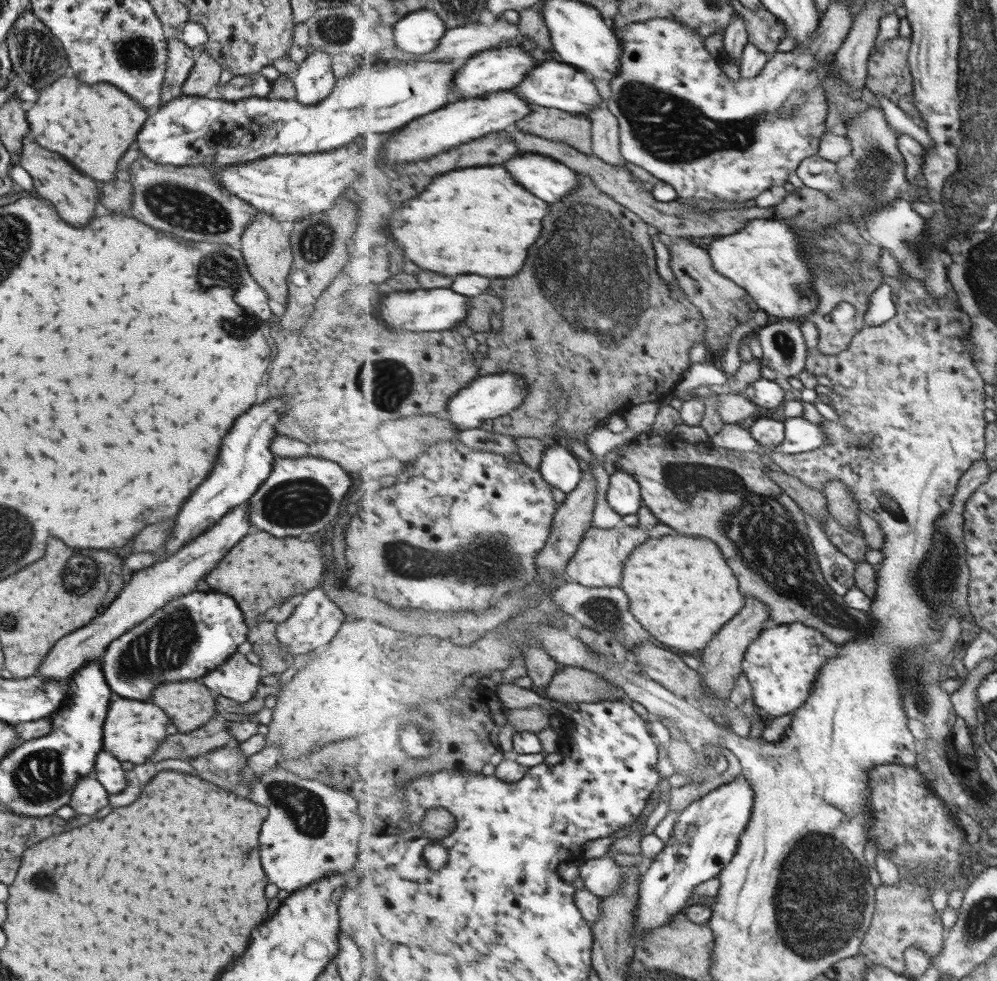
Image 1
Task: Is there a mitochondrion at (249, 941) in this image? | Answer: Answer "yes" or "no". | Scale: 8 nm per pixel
no

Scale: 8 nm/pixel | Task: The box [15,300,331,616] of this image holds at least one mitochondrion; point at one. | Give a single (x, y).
(89, 570)

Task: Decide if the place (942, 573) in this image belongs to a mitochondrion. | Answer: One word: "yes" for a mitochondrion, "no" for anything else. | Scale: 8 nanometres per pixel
yes

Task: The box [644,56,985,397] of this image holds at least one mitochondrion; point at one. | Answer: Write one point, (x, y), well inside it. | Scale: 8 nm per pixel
(845, 260)

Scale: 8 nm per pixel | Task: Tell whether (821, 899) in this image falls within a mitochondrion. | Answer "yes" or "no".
yes

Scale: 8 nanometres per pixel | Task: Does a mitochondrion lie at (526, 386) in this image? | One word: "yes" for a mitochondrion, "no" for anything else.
no

